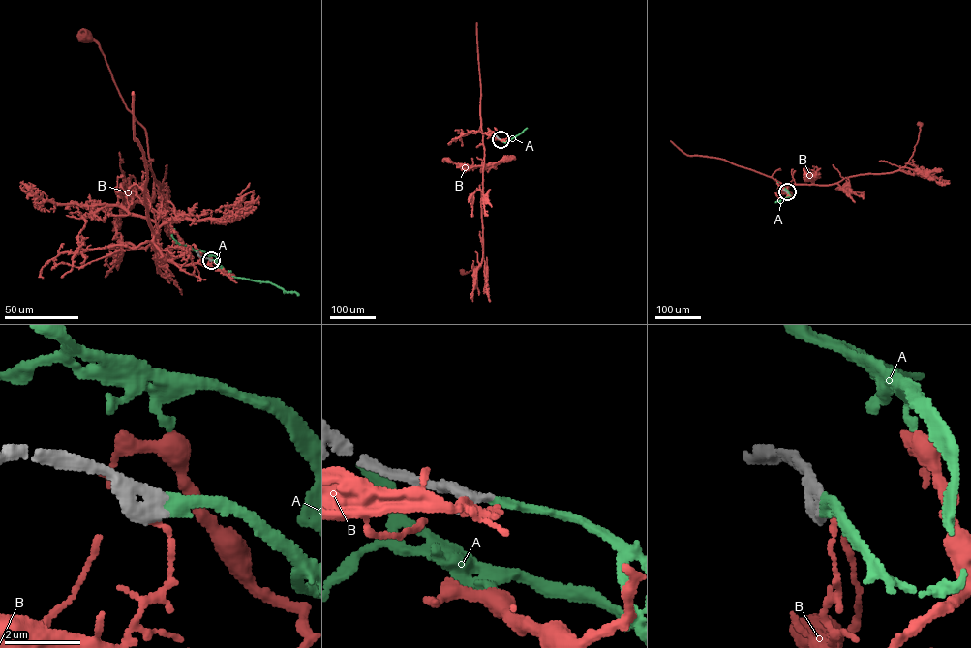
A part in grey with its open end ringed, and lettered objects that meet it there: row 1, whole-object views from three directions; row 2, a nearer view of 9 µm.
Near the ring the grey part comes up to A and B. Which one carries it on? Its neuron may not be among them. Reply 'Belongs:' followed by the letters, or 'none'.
Belongs: A

